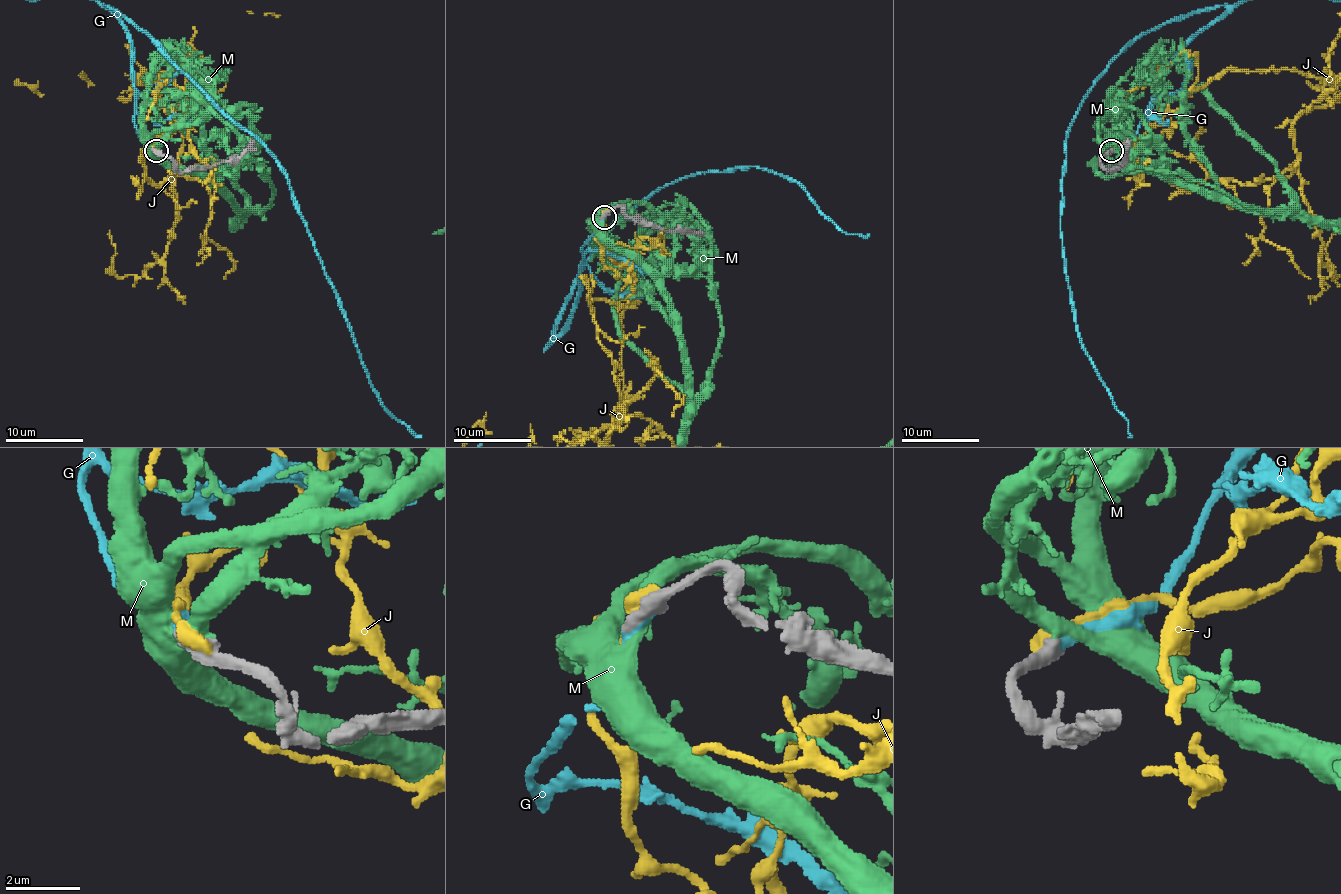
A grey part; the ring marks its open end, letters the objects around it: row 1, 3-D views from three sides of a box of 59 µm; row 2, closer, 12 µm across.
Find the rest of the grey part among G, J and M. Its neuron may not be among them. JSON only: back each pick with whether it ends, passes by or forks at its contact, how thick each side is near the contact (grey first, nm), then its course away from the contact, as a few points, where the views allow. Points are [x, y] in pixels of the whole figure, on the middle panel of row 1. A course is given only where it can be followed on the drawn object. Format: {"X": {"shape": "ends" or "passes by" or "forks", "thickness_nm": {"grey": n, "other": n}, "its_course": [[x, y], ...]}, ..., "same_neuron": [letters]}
{"G": {"shape": "ends", "thickness_nm": {"grey": 550, "other": 220}}, "same_neuron": ["G"]}

